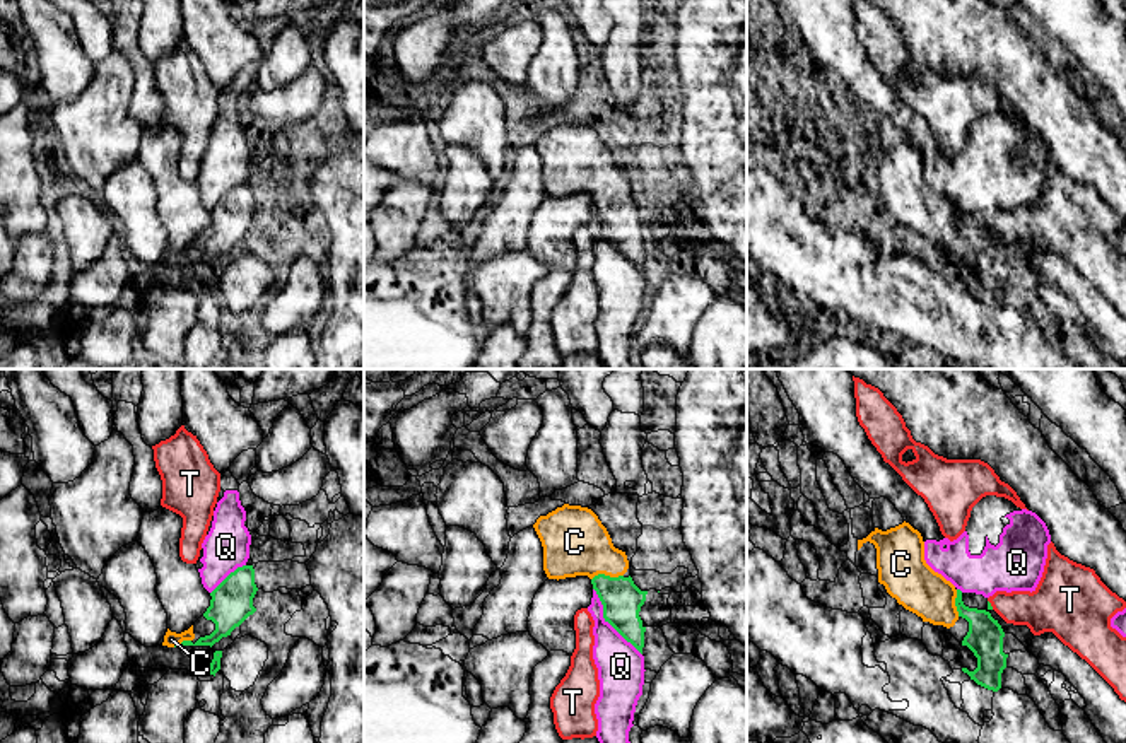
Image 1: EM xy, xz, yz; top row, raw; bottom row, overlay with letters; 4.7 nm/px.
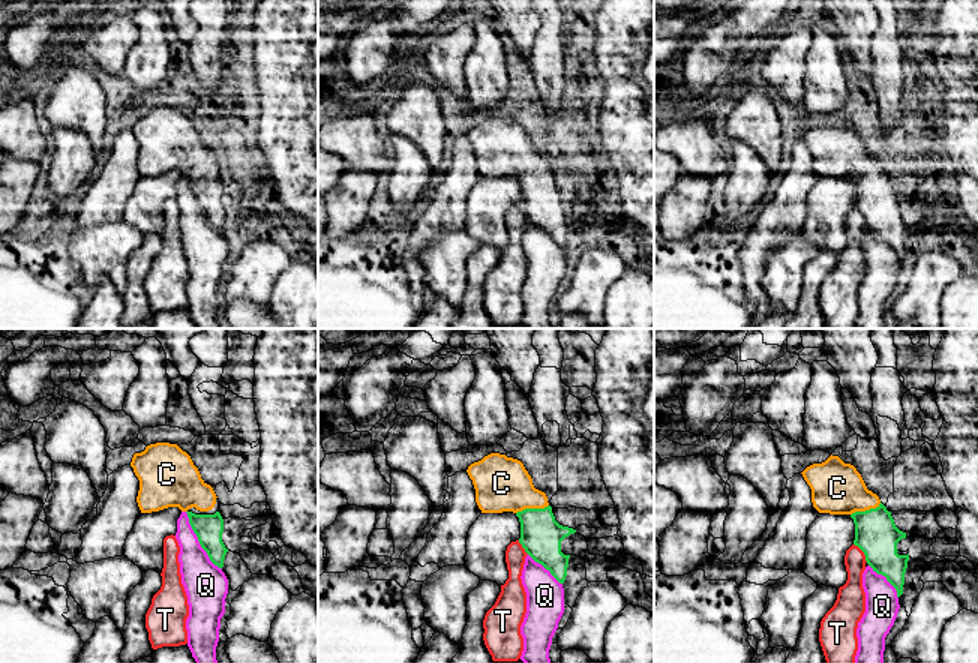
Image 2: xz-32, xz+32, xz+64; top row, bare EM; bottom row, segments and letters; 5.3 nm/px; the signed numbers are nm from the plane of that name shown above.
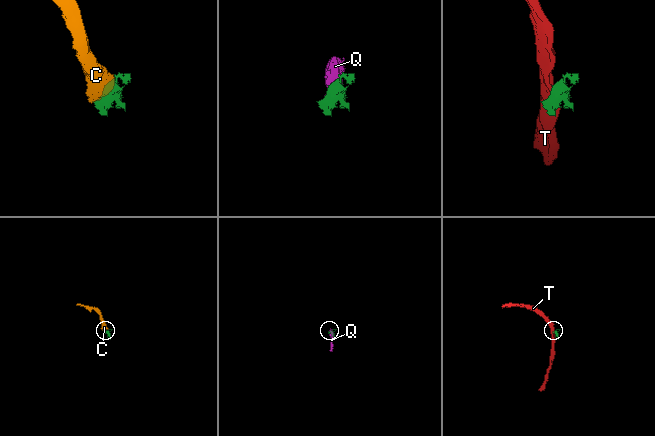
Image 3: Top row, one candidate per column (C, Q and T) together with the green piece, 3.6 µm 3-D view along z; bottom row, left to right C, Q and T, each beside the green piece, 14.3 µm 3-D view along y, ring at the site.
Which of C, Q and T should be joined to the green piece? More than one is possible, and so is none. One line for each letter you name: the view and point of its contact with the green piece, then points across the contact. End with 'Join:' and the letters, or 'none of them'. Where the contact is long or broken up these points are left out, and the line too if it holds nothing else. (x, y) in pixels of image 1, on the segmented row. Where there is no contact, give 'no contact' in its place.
C: xz (607, 576)
Join: C

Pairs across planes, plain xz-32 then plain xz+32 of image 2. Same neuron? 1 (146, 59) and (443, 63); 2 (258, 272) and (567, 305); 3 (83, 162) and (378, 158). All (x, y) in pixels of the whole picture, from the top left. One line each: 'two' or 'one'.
1: two
2: one
3: two

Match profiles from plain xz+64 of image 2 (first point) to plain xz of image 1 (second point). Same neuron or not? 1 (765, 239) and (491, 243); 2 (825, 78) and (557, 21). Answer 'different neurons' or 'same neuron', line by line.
1: same neuron
2: same neuron

